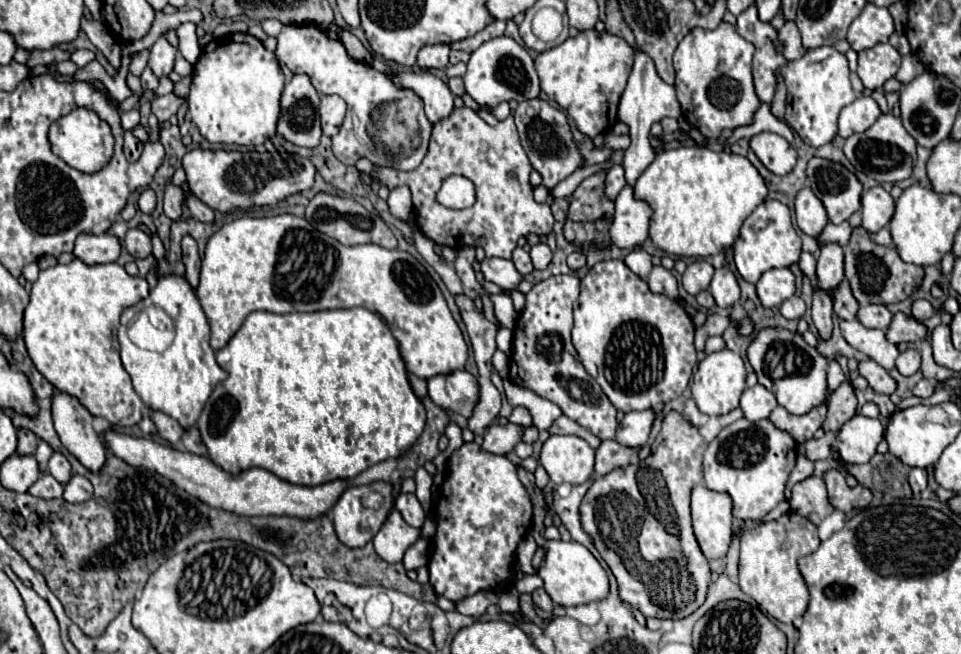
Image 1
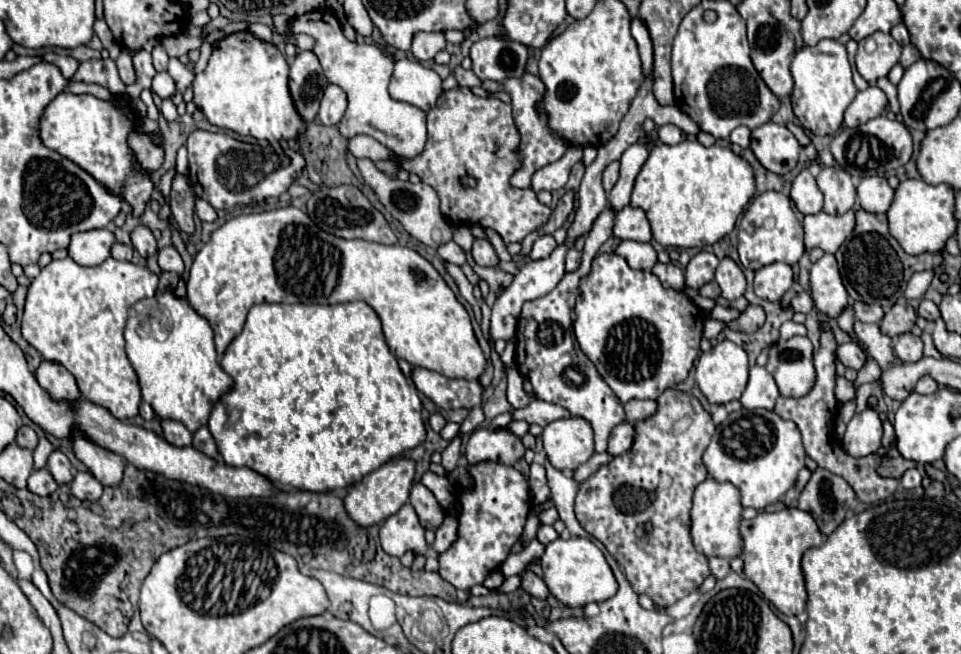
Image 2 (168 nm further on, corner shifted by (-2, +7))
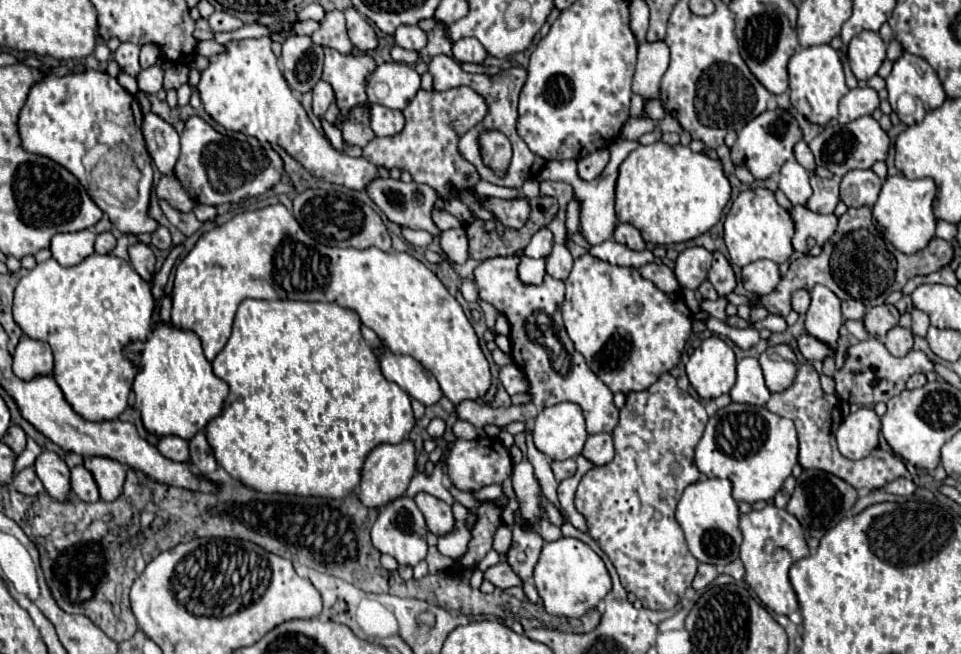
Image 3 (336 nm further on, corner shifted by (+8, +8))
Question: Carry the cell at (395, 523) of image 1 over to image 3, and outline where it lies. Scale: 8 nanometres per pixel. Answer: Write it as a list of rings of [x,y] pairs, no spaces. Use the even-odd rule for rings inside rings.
[[[398,497],[390,501],[378,515],[378,519],[372,525],[372,543],[380,553],[392,555],[400,565],[410,565],[414,567],[416,563],[426,559],[428,553],[428,543],[426,543],[428,527],[424,521],[424,515],[416,507],[414,499],[410,497]]]

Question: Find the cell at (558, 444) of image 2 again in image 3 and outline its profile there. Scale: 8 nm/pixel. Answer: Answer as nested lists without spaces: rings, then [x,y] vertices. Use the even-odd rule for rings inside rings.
[[[564,401],[544,407],[534,423],[534,443],[550,459],[570,459],[580,455],[588,433],[580,405]]]

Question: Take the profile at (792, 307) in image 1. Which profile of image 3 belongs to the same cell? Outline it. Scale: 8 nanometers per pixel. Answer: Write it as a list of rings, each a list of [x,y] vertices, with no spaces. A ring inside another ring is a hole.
[[[796,291],[796,293],[792,295],[792,309],[794,309],[796,313],[804,315],[804,313],[808,311],[808,307],[810,307],[810,293],[808,293],[808,291]]]

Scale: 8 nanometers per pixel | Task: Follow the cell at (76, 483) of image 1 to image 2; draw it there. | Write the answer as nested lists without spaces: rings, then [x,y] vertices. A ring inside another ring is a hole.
[[[78,472],[70,482],[70,490],[78,500],[98,500],[102,496],[102,484],[90,472]]]

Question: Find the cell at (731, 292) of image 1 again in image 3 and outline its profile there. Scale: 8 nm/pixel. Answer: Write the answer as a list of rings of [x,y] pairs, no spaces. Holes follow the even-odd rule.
[[[714,251],[714,261],[712,261],[712,269],[708,273],[708,281],[714,285],[714,289],[718,291],[720,297],[726,297],[736,287],[734,271],[732,271],[728,259],[720,251]]]

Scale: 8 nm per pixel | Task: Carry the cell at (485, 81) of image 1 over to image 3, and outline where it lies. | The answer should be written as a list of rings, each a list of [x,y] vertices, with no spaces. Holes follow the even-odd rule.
[[[472,37],[454,41],[452,53],[454,53],[454,59],[458,63],[482,63],[486,59],[486,55],[488,55],[486,49],[480,45],[480,41],[476,41]]]

